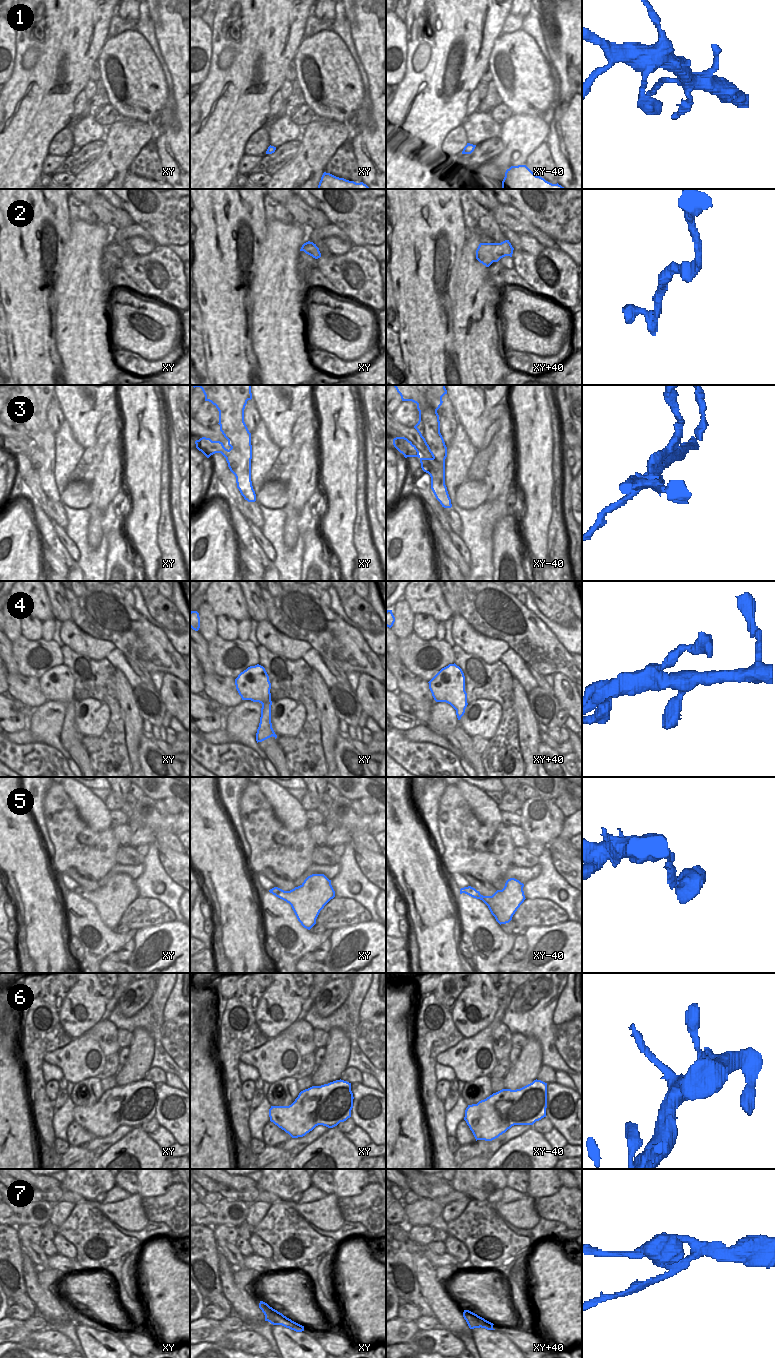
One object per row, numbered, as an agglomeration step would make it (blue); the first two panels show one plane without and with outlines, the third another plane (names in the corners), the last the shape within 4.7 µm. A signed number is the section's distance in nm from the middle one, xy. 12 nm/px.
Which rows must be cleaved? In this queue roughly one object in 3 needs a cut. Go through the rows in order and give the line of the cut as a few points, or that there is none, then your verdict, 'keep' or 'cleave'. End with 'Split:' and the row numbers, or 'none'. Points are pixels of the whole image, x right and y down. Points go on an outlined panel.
1: cut none; keep
2: cut none; keep
3: cut xy (224, 385), (236, 411), (240, 430), (238, 446); cleave
4: cut none; keep
5: cut none; keep
6: cut none; keep
7: cut xy+40 (477, 1316), (477, 1321), (481, 1326); cleave
Split: 3, 7

